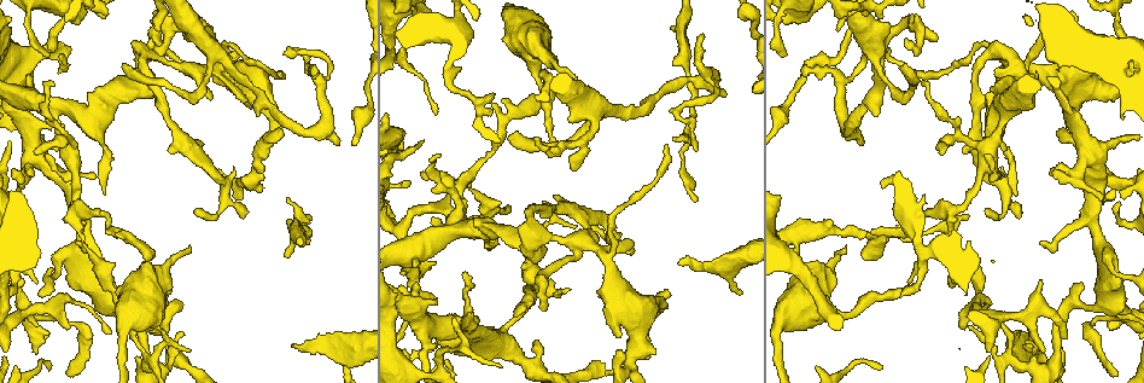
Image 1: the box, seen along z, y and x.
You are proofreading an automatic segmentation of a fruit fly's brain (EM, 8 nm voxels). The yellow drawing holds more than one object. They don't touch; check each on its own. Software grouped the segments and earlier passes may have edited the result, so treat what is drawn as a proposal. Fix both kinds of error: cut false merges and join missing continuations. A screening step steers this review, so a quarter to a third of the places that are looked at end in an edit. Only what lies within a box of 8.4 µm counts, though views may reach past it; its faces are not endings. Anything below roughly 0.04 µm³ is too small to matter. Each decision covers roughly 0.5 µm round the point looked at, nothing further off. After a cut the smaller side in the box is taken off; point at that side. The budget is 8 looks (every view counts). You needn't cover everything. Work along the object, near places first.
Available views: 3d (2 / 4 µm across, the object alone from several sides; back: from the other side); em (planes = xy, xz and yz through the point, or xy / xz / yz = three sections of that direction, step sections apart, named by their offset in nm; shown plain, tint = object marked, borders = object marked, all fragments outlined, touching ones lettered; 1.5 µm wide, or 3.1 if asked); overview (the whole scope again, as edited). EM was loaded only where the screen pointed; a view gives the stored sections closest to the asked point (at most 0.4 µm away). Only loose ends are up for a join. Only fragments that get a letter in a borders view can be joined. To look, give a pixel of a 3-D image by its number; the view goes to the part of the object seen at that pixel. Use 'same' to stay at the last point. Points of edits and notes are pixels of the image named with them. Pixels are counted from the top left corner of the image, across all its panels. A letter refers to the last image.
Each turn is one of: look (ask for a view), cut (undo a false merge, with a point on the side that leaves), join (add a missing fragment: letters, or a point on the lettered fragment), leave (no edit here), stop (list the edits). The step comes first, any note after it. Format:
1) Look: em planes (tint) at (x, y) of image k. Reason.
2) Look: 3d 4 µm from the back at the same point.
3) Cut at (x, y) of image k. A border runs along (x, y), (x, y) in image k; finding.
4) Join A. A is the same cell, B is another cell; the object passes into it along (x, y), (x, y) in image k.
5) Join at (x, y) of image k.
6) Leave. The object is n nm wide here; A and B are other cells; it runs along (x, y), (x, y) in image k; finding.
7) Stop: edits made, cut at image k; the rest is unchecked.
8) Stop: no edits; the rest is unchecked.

Look: em planes (tint) at (441, 154) of image 1. Tapers out.

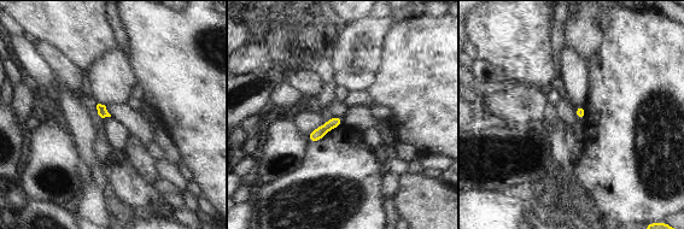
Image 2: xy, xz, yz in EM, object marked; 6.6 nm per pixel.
Look: em planes (borders) at the same point. What lies round it.

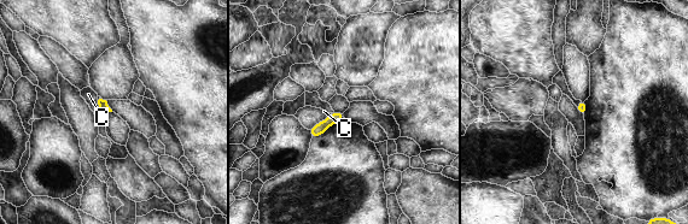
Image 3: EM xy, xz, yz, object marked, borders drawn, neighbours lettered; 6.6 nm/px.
Leave. The object is 70 nm wide here; C is another cell; a border runs along (97, 100), (100, 110) in image 3; none of them fits.

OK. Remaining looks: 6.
Look: 3d 4 µm at (513, 316) of image 1. An open end.

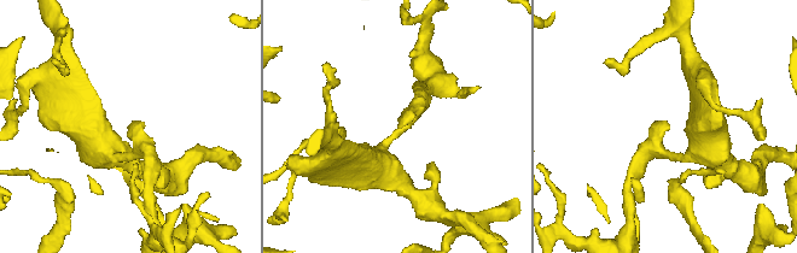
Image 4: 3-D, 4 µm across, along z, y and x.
Look: em yz step 4 (tint) at (130, 124) of image 4. The arms are 220, 280 nm wide.

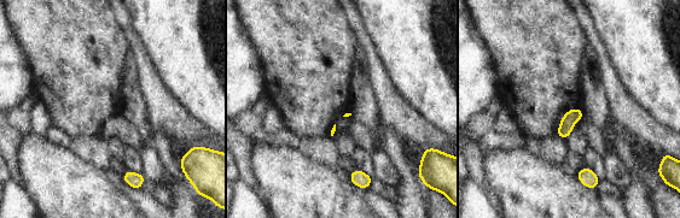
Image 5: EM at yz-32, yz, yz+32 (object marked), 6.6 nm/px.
Look: em planes (borders) at the same point.

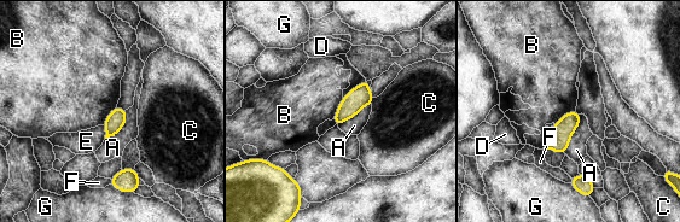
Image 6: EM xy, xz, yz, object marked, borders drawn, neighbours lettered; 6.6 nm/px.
Leave. A, B, C, D, E, F and G are other cells; a border runs along (553, 127), (550, 140), (542, 149) in image 6; no lettered fragment goes on from it.

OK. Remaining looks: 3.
Look: 3d 2 µm at (169, 291) of image 1.

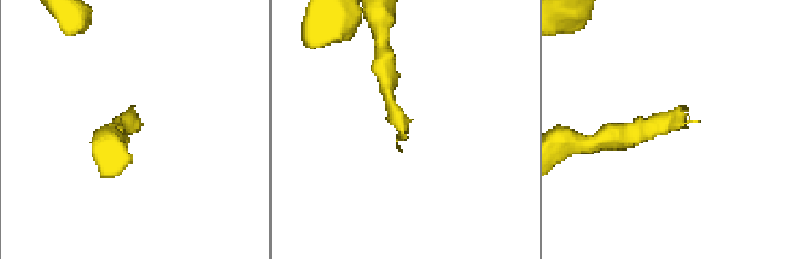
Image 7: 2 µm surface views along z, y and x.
Look: em yz step 8 (tint) at (697, 122) of image 7. Shape alone is not enough.

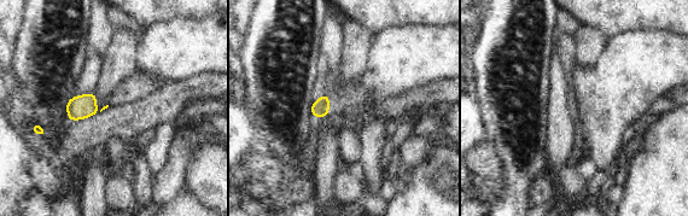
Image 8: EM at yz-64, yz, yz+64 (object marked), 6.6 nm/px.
Look: em planes (borders) at the same point. Cut it another way.

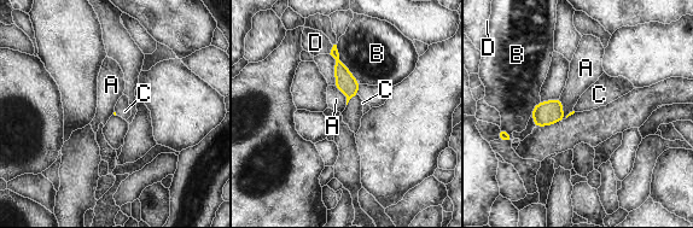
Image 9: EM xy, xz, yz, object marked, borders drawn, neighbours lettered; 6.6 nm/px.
Join C. C is the same cell, A, B and D are other cells; the neuron continues.

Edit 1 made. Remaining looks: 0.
Stop: edits made, join at image 9; the rest is unchecked.

